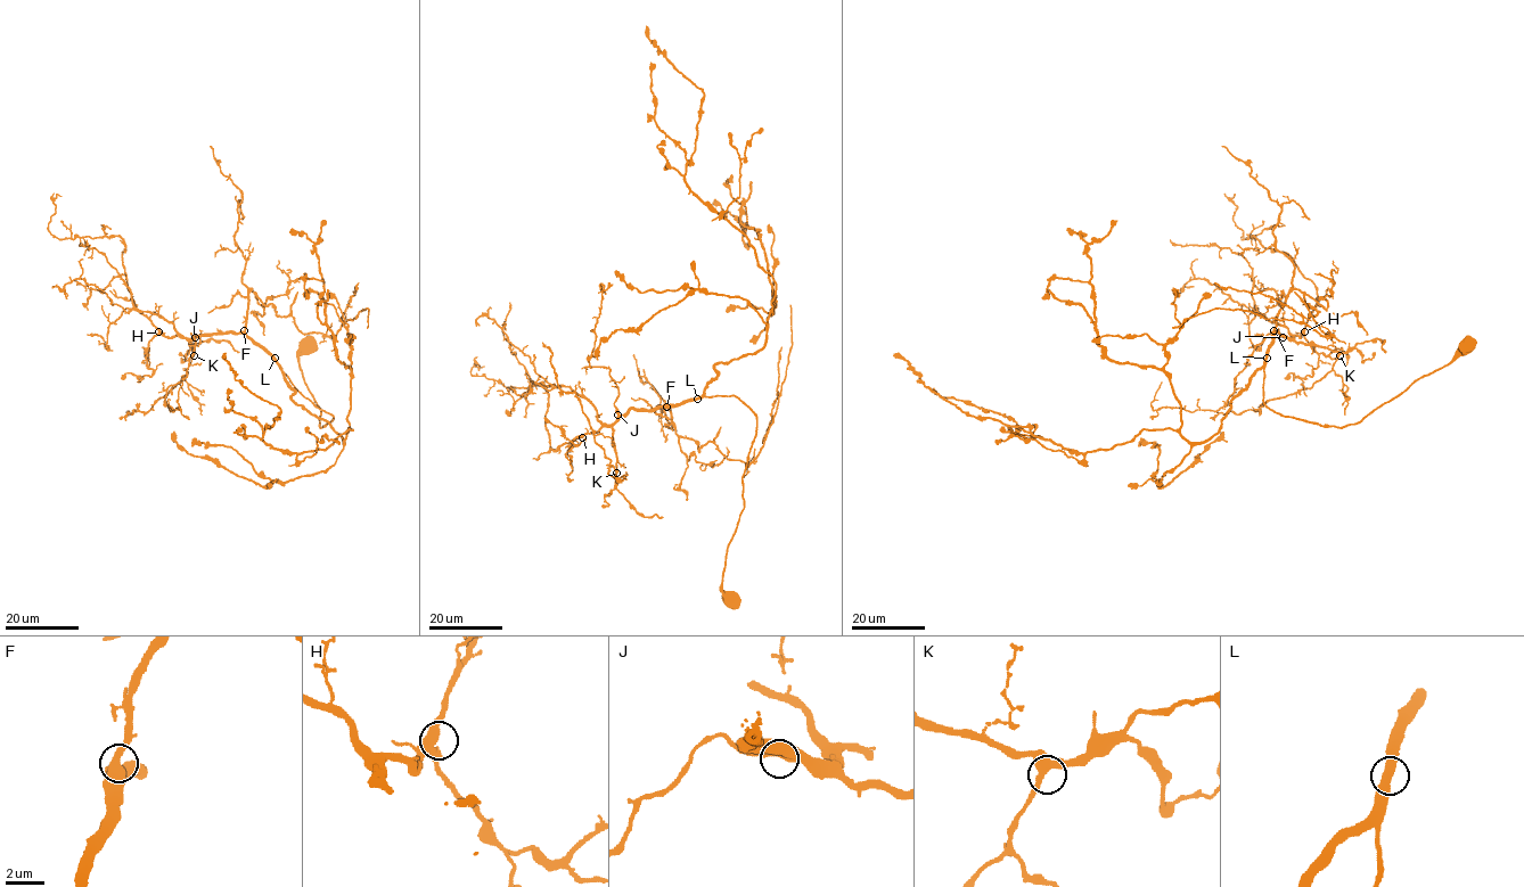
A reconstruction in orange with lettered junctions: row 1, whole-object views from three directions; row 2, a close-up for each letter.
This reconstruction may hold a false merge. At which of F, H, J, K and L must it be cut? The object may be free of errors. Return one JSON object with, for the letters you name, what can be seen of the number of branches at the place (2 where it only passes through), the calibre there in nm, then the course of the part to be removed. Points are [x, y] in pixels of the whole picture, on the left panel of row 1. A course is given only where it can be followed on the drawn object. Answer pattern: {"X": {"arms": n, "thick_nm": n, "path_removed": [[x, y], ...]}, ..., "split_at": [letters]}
{"split_at": []}

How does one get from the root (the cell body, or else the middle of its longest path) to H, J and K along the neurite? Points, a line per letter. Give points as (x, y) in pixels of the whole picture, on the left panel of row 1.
H: (310, 344), (298, 363), (320, 409), (321, 427), (334, 417), (243, 334), (185, 338), (158, 331)
J: (310, 344), (298, 363), (320, 409), (321, 427), (334, 417), (243, 334), (195, 337)
K: (310, 344), (298, 363), (320, 409), (321, 427), (334, 417), (243, 334), (197, 335), (189, 341), (194, 355)

